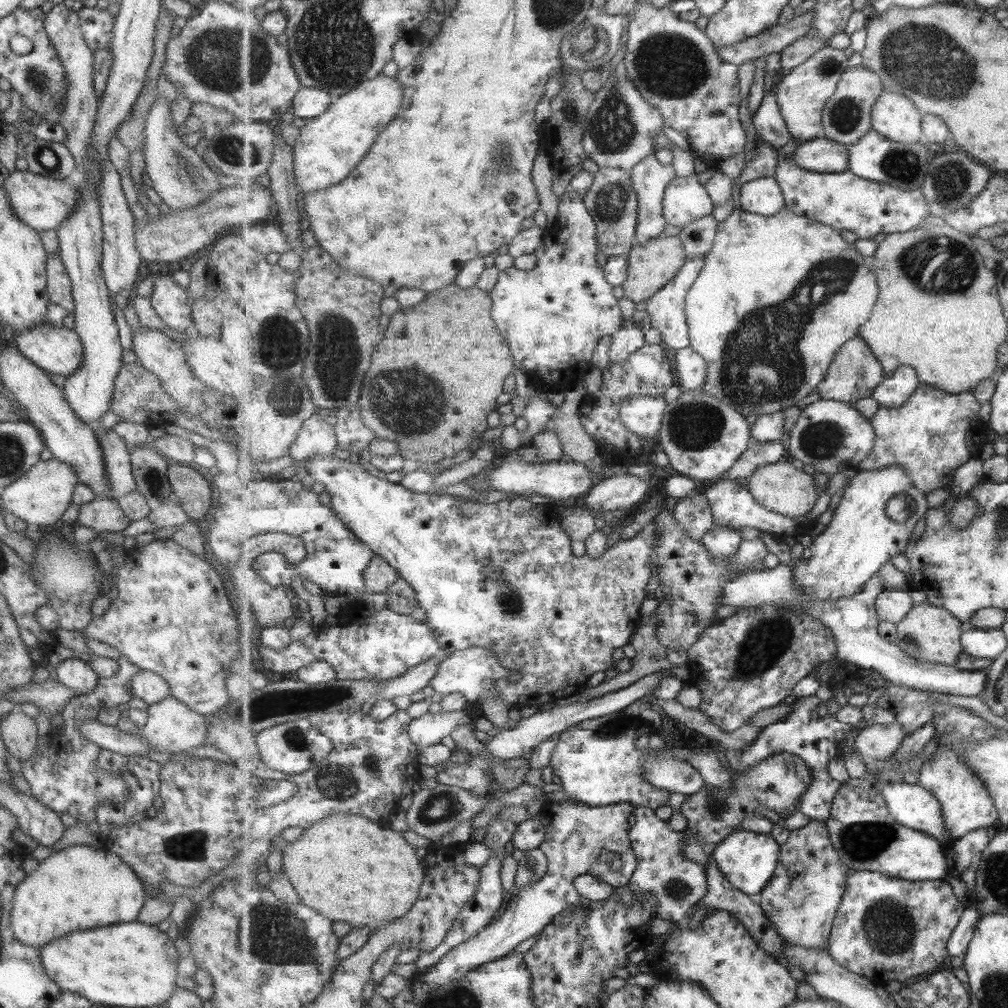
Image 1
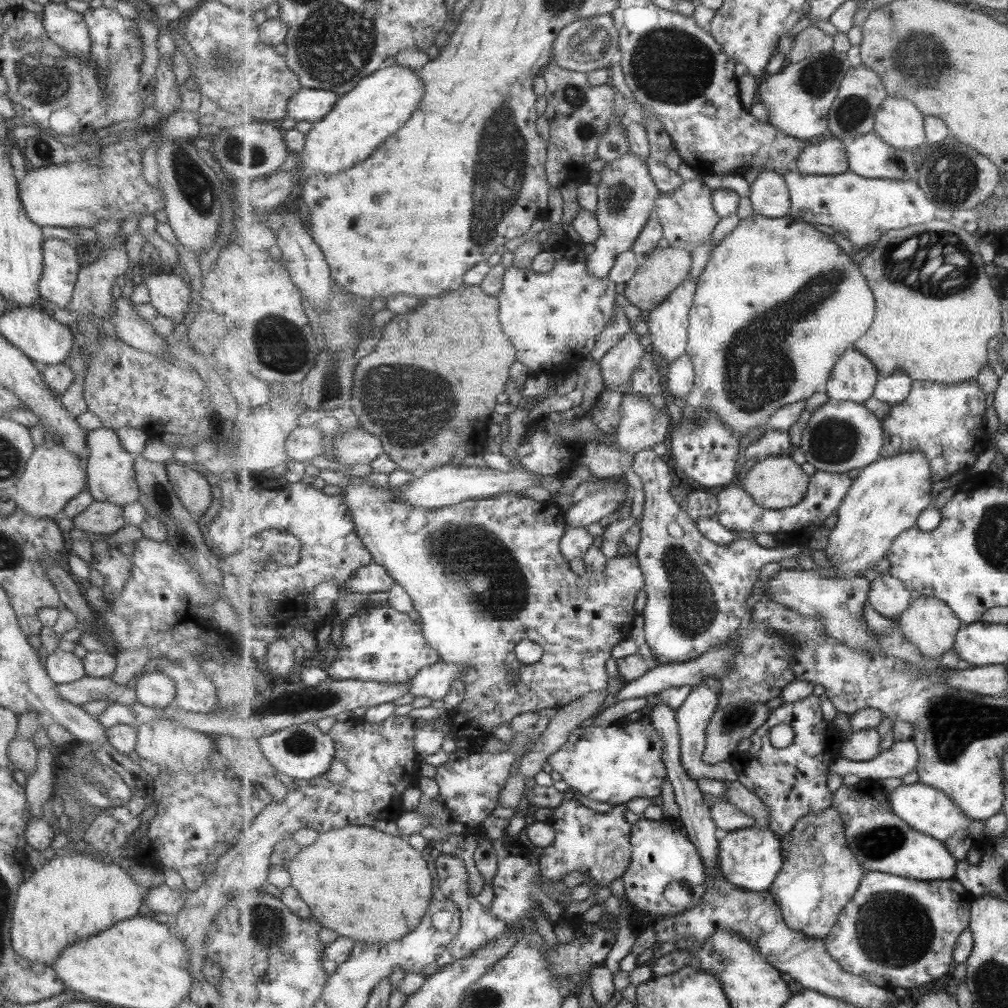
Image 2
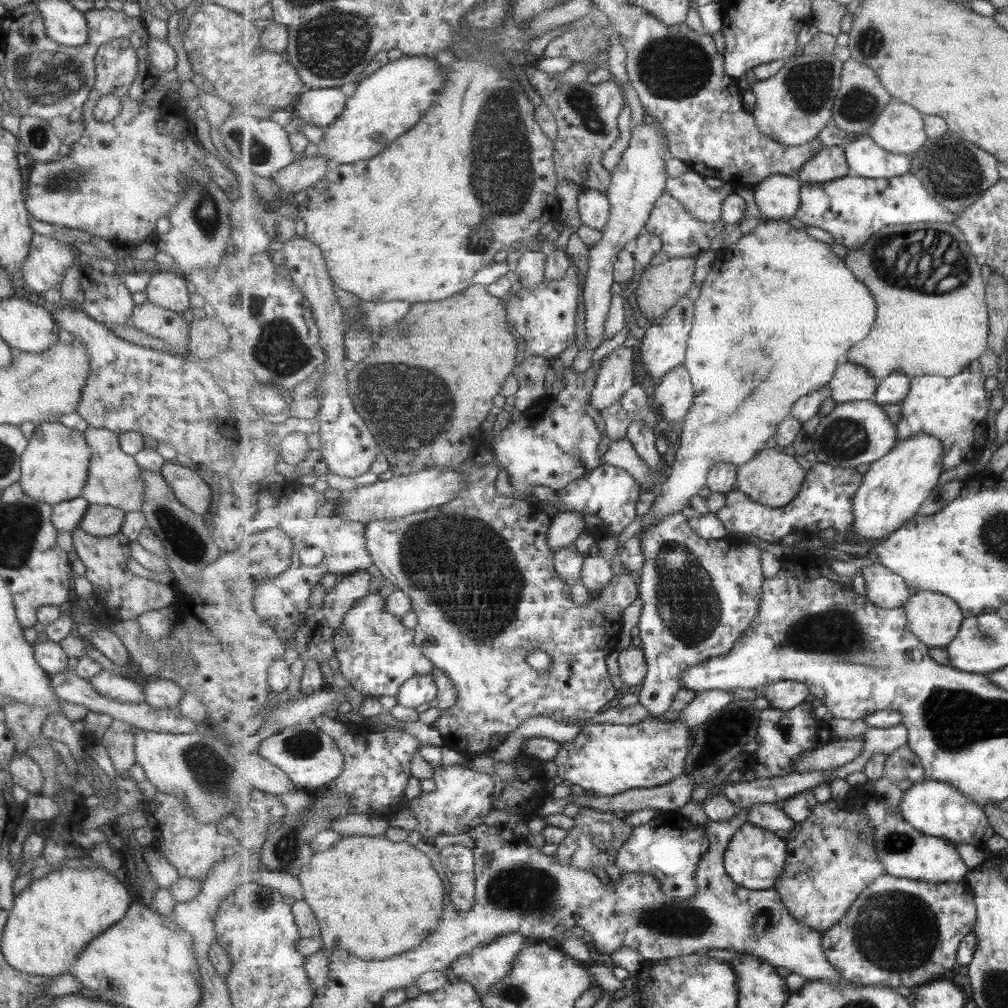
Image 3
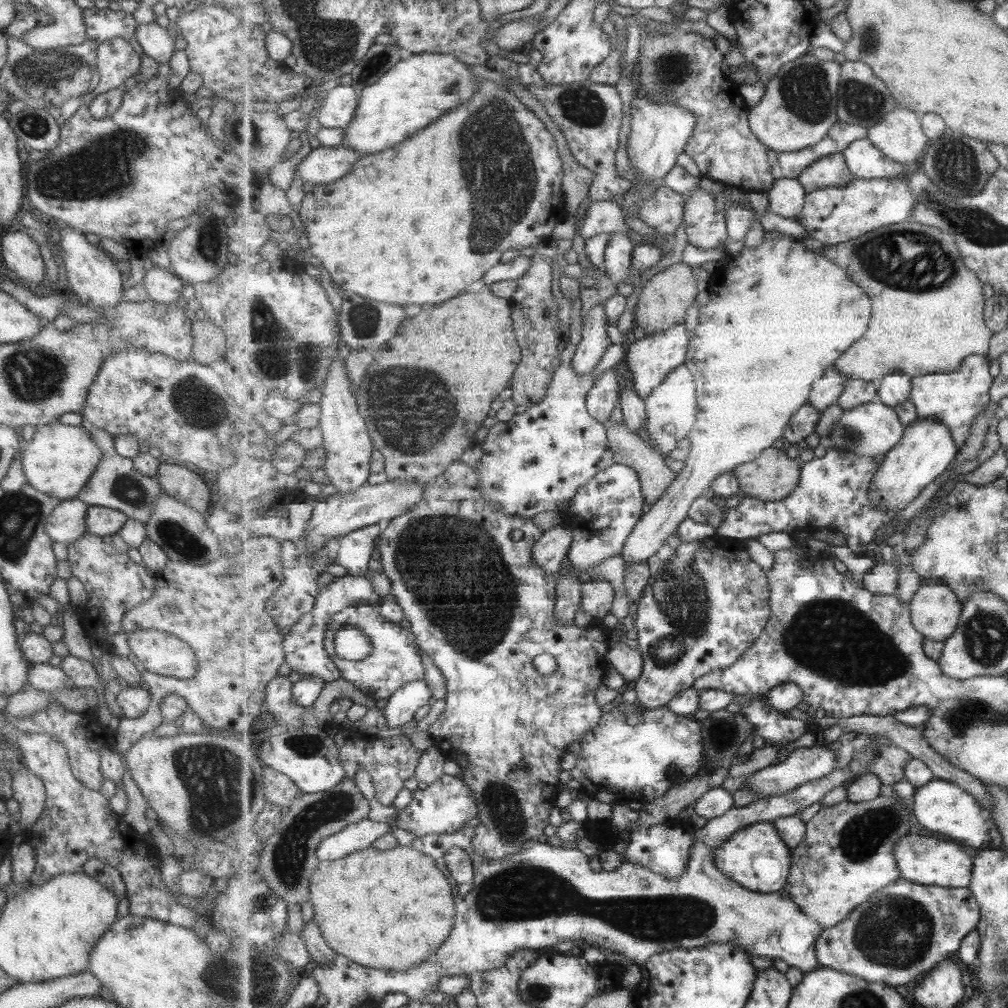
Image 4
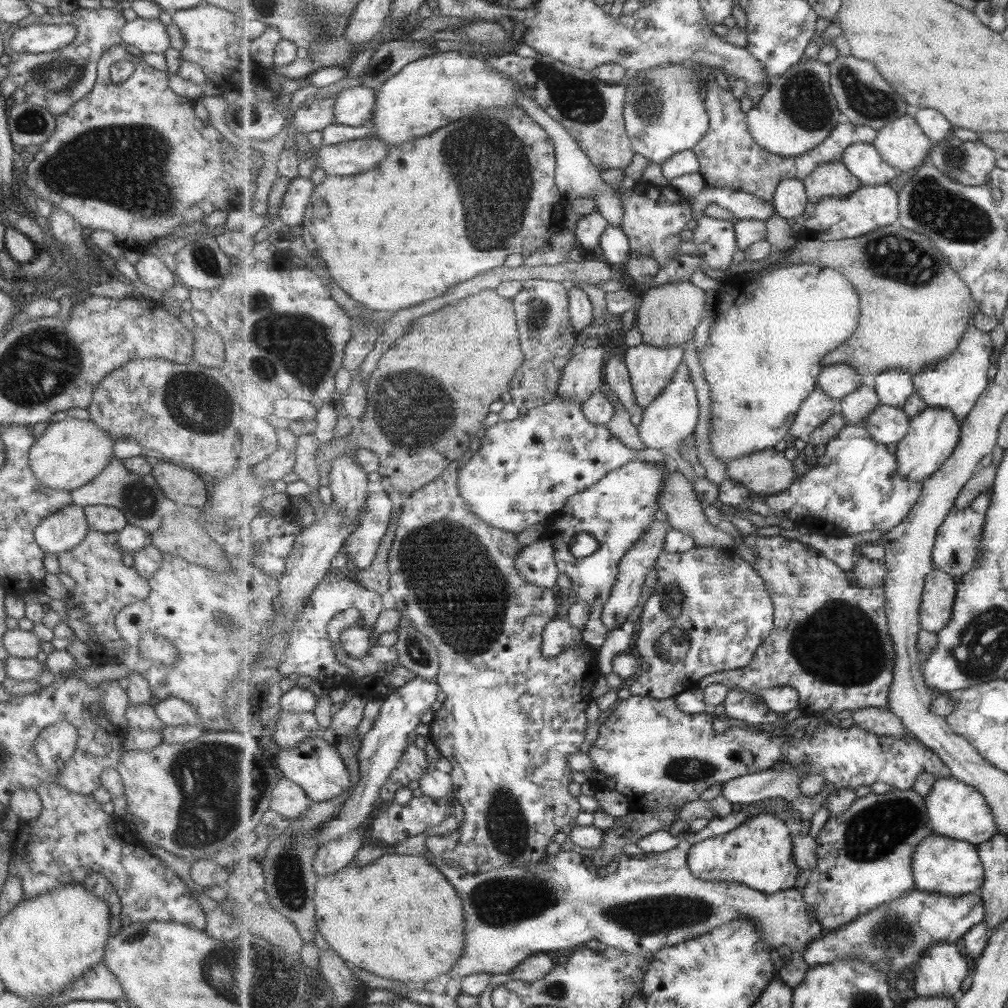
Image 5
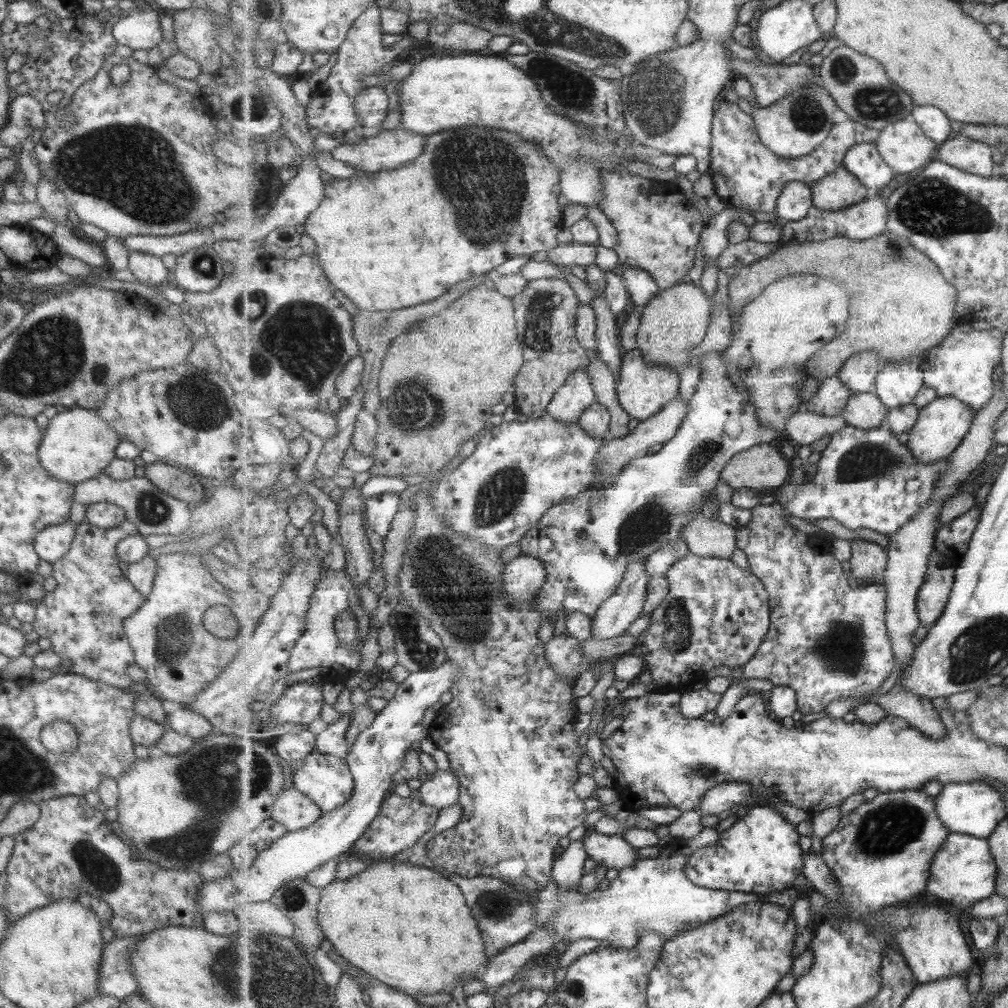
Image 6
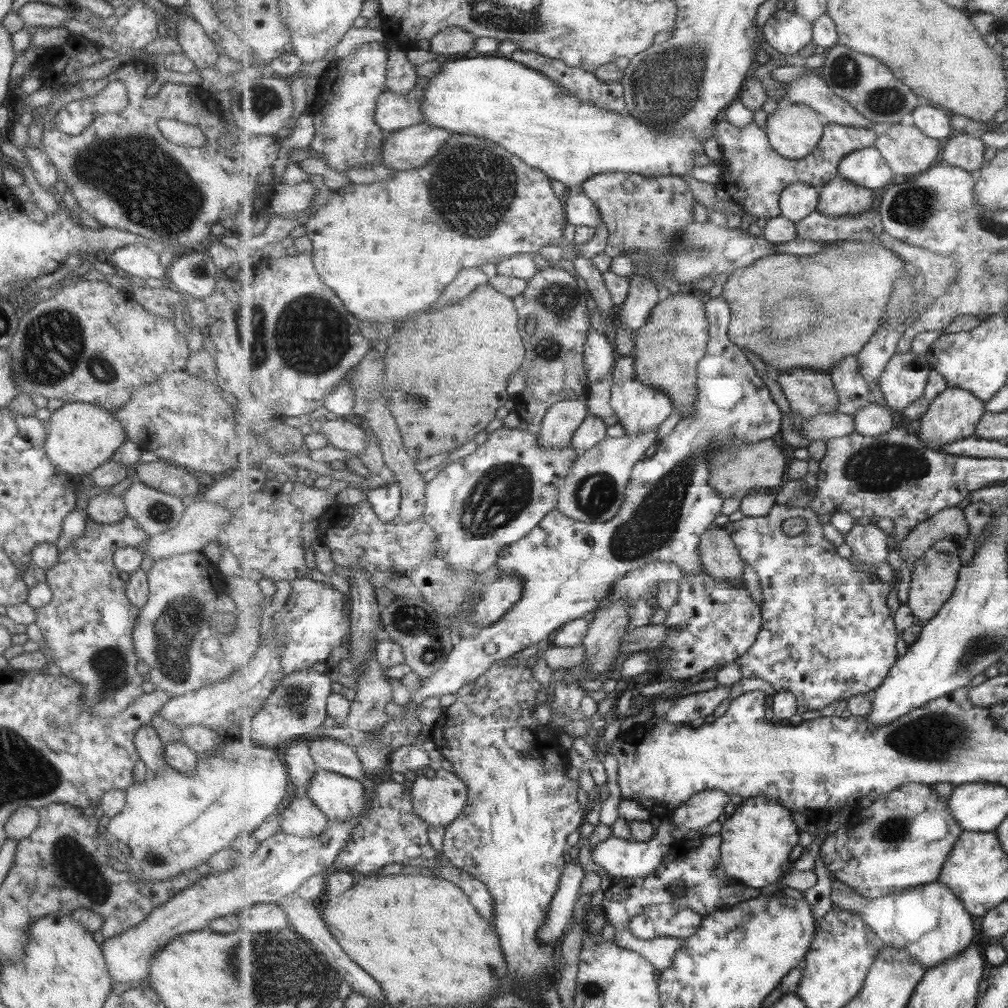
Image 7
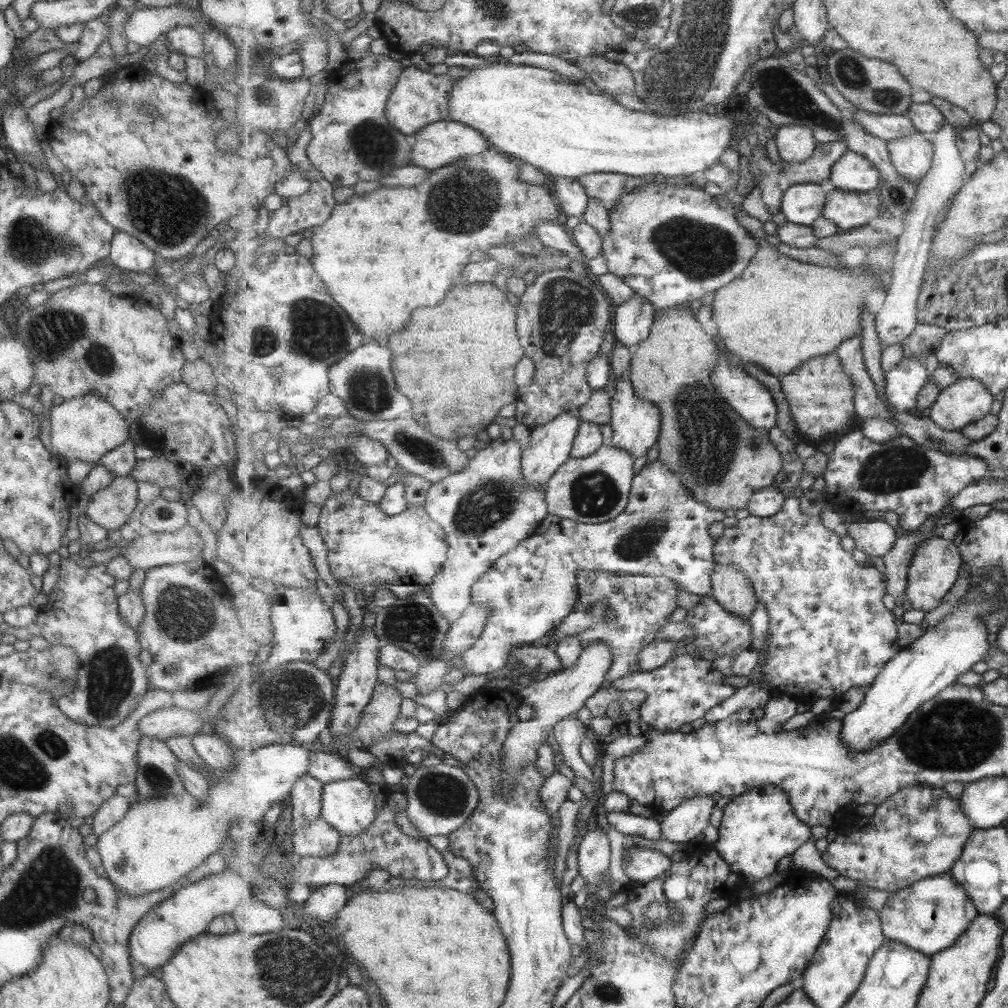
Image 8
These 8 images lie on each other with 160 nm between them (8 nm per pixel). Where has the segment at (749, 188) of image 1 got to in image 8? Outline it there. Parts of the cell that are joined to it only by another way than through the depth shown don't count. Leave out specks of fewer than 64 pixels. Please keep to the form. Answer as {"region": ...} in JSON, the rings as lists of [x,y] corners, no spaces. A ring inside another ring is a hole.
{"region":[[[816,183],[795,184],[784,194],[782,213],[788,222],[812,226],[818,218],[824,216],[829,191],[830,186]]]}

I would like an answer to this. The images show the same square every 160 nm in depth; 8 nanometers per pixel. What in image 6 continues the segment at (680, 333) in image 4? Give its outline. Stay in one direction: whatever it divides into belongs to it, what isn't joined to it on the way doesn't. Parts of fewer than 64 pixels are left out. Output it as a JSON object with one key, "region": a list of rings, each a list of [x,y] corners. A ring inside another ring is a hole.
{"region":[[[637,348],[628,351],[622,358],[617,393],[623,409],[638,422],[649,421],[653,415],[661,413],[669,403],[679,396],[679,372],[668,366],[649,366],[644,354]]]}

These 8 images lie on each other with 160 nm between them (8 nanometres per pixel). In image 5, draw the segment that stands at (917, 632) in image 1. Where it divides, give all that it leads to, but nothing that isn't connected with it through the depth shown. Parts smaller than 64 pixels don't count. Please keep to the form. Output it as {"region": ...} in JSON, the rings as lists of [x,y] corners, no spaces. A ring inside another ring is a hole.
{"region":[[[935,568],[926,581],[920,612],[922,628],[940,633],[953,616],[958,584],[953,575]]]}

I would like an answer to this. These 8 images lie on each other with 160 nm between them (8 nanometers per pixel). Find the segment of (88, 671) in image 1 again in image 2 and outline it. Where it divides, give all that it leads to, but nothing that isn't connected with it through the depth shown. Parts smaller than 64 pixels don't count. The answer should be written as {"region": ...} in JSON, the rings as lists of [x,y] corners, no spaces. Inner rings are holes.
{"region":[[[56,647],[45,658],[44,670],[56,684],[67,684],[85,676],[81,658]]]}

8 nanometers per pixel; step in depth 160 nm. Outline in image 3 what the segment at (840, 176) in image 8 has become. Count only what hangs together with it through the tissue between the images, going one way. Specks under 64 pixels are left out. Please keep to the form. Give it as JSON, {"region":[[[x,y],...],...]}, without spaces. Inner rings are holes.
{"region":[[[869,135],[855,138],[844,151],[852,173],[863,178],[893,178],[907,174],[911,168],[907,156],[881,148]]]}

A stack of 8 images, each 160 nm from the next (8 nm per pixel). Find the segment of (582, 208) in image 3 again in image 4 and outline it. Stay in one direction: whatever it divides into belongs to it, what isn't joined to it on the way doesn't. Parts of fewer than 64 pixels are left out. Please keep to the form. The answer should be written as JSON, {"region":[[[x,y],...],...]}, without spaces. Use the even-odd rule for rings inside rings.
{"region":[[[590,201],[585,218],[580,227],[583,239],[593,238],[599,234],[622,232],[630,236],[630,230],[625,224],[625,211],[615,201]]]}

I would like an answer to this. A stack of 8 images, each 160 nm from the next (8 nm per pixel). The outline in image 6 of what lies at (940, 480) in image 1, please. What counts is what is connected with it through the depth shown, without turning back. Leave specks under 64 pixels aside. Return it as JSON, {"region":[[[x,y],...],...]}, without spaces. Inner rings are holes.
{"region":[[[969,325],[955,328],[936,347],[924,352],[925,386],[935,387],[937,396],[959,398],[976,412],[989,405],[995,395],[995,368],[1004,360],[1004,338],[1006,333],[991,326],[977,330]]]}

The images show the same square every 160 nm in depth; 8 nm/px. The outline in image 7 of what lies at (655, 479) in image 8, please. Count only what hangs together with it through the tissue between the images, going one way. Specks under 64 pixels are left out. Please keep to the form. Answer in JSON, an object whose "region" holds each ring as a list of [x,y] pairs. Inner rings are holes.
{"region":[[[720,295],[719,297],[707,298],[706,311],[710,322],[710,341],[708,344],[708,353],[700,362],[700,376],[699,381],[697,382],[697,403],[695,403],[695,411],[691,413],[691,417],[682,421],[675,428],[675,431],[673,431],[671,436],[667,437],[667,439],[662,442],[657,452],[652,457],[644,459],[635,466],[635,469],[633,469],[633,473],[631,474],[632,477],[629,486],[627,487],[625,504],[623,505],[623,508],[620,509],[619,514],[616,514],[614,520],[597,523],[580,522],[579,520],[573,520],[572,518],[565,516],[565,514],[557,508],[552,510],[552,512],[549,513],[540,523],[540,526],[537,526],[536,529],[527,535],[526,538],[523,538],[521,541],[509,546],[509,548],[501,554],[497,564],[498,570],[500,570],[500,573],[497,574],[497,579],[501,579],[501,577],[505,576],[516,576],[525,582],[521,600],[518,600],[517,604],[514,604],[500,621],[497,621],[490,627],[481,629],[480,632],[474,637],[462,638],[459,642],[457,642],[454,645],[454,649],[450,654],[449,660],[447,660],[447,662],[439,669],[439,672],[431,676],[429,679],[421,680],[421,686],[418,691],[413,691],[412,700],[415,704],[421,704],[425,698],[431,698],[431,696],[435,695],[439,696],[439,698],[443,695],[456,695],[465,685],[482,679],[485,675],[487,675],[487,673],[489,673],[489,669],[500,660],[511,658],[513,654],[517,654],[517,652],[521,652],[521,650],[529,648],[529,643],[537,644],[537,642],[543,642],[549,634],[553,634],[555,630],[559,631],[568,622],[580,618],[589,618],[589,616],[597,610],[599,603],[610,595],[612,584],[615,581],[620,581],[624,576],[627,576],[628,572],[637,570],[644,564],[657,562],[658,560],[661,562],[674,562],[683,571],[684,576],[698,576],[698,574],[705,569],[704,562],[702,561],[702,537],[705,532],[709,531],[711,526],[714,526],[715,520],[721,516],[724,499],[720,497],[718,492],[709,484],[708,481],[708,478],[710,477],[709,465],[711,464],[713,454],[717,454],[717,452],[721,452],[721,450],[725,450],[725,448],[729,450],[729,446],[731,446],[731,444],[753,444],[753,442],[763,439],[771,439],[775,436],[775,434],[782,434],[784,418],[783,414],[781,414],[779,405],[775,404],[773,394],[771,394],[771,390],[767,388],[767,384],[765,384],[765,382],[761,379],[761,376],[757,374],[757,370],[755,370],[753,364],[749,362],[749,358],[743,354],[741,347],[736,345],[730,339],[728,331],[730,330],[730,322],[732,321],[732,310],[729,303],[725,300],[725,297]]]}

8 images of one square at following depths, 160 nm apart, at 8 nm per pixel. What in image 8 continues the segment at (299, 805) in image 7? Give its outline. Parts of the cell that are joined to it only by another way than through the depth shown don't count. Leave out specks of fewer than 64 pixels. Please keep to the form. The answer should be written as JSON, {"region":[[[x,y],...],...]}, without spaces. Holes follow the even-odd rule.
{"region":[[[321,816],[293,829],[293,854],[299,857],[327,858],[340,849],[344,836]]]}

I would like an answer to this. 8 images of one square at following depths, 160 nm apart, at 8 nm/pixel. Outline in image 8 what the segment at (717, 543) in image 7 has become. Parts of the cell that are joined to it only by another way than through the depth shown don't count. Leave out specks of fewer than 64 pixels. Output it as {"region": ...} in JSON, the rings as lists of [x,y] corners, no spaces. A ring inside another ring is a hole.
{"region":[[[718,564],[712,578],[711,595],[729,612],[749,620],[757,606],[757,595],[748,576],[732,564]]]}

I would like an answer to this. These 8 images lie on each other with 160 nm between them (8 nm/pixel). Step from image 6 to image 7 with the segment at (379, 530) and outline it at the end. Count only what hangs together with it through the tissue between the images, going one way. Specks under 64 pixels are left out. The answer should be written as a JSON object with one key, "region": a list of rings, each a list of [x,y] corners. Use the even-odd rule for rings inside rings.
{"region":[[[398,482],[389,483],[386,487],[371,489],[366,496],[383,522],[393,522],[400,516],[402,490]]]}

